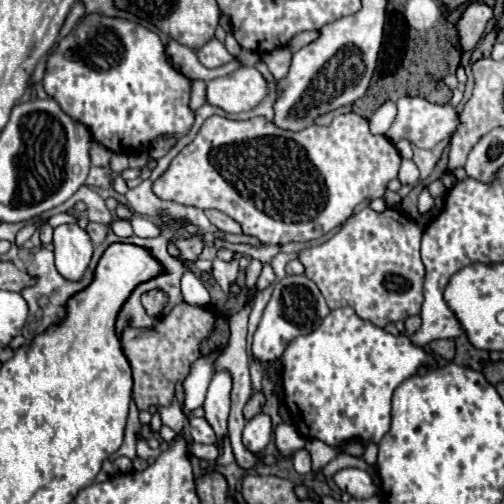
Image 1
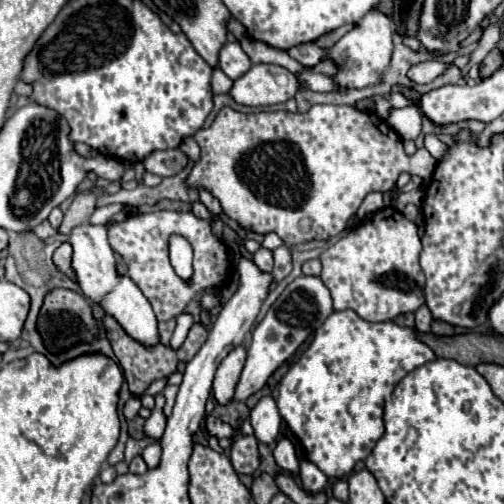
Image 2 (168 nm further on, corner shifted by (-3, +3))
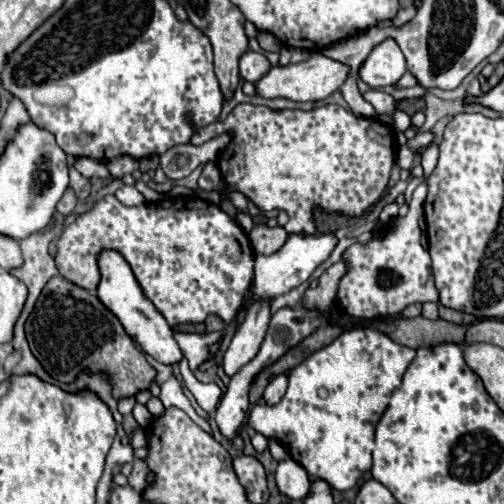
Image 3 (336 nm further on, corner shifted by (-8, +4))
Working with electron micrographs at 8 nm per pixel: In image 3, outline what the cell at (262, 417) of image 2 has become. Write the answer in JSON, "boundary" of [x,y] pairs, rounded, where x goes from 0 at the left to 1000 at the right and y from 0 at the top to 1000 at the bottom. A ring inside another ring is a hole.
{"boundary":[[[552,742],[536,754],[536,762],[528,766],[524,774],[524,794],[528,802],[552,802],[567,778],[567,766],[571,766],[571,750],[567,742]]]}

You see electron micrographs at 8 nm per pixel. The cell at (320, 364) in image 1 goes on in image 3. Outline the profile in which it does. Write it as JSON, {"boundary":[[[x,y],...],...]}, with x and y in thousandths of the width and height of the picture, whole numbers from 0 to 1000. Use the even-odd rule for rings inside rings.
{"boundary":[[[698,651],[591,722],[571,742],[563,790],[544,806],[508,802],[492,837],[528,869],[552,873],[619,952],[647,952],[671,976],[694,972],[738,929],[746,841],[821,706],[825,694],[798,698],[794,683],[738,651]]]}

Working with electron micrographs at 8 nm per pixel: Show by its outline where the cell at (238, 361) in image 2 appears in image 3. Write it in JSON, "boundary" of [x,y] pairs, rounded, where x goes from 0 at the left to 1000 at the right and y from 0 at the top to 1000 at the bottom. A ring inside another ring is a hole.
{"boundary":[[[504,595],[492,607],[480,643],[472,647],[452,694],[444,698],[444,734],[452,746],[464,746],[512,702],[536,643],[536,599],[540,595]]]}

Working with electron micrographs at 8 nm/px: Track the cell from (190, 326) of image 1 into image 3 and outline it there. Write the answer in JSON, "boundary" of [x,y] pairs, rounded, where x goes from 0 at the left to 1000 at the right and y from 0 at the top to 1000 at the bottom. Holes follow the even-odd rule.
{"boundary":[[[123,548],[95,556],[48,643],[48,659],[71,714],[115,758],[139,762],[163,734],[210,738],[222,754],[222,786],[238,794],[294,774],[310,746],[310,734],[270,694],[238,635],[194,595],[194,587]]]}

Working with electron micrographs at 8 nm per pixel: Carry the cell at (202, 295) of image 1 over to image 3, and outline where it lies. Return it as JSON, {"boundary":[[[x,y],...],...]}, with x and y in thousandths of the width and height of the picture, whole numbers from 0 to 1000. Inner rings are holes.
{"boundary":[[[369,710],[357,718],[353,734],[357,734],[357,746],[361,746],[365,762],[369,762],[373,774],[385,782],[389,798],[393,798],[409,817],[421,817],[421,813],[429,810],[433,794],[437,794],[437,782],[440,782],[437,770],[433,770],[429,762],[401,762],[401,758],[393,758],[389,746],[381,742],[381,734],[373,730]]]}

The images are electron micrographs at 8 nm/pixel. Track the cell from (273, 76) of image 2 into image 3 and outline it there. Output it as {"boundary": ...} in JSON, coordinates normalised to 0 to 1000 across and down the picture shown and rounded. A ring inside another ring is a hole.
{"boundary":[[[619,103],[603,123],[591,127],[575,127],[575,131],[540,131],[540,139],[508,167],[508,179],[516,190],[524,194],[571,194],[571,198],[587,198],[587,202],[627,202],[627,198],[643,198],[655,187],[663,187],[667,179],[675,179],[675,171],[687,163],[687,155],[694,151],[694,131],[667,123],[651,111],[643,111],[639,103]]]}

